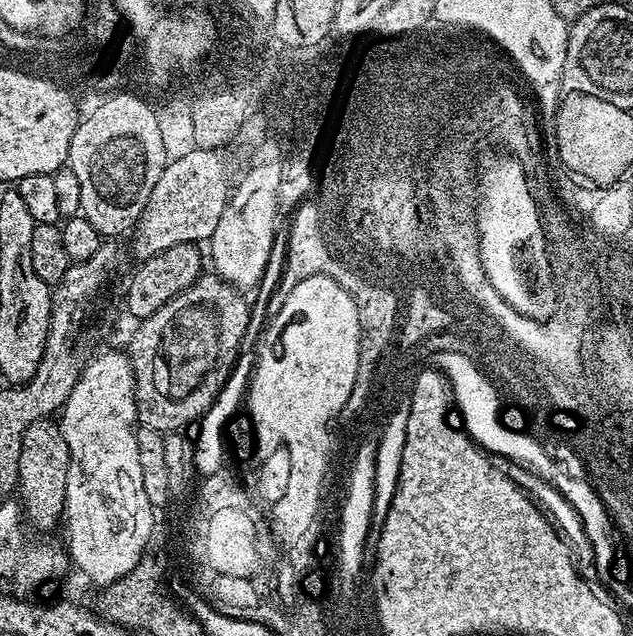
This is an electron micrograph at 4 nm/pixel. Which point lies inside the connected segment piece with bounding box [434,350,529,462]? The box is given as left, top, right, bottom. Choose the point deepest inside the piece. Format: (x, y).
(479, 408)

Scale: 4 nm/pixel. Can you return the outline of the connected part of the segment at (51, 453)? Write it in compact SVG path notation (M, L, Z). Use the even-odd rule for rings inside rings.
M49 417L36 420L23 436L17 483L18 496L31 525L46 530L61 521L68 477L69 447L59 423Z

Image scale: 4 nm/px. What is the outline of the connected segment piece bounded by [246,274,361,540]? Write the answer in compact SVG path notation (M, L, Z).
M325 274L308 277L305 281L299 282L298 286L291 291L290 296L282 303L282 308L267 321L266 327L259 338L258 347L254 352L255 368L252 371L251 383L247 388L246 408L252 411L251 423L260 430L259 445L266 450L285 448L288 451L289 458L292 459L288 464L288 485L285 486L284 492L281 491L279 493L280 501L276 508L276 528L280 528L280 536L284 536L284 540L300 540L300 536L304 536L304 532L308 532L308 524L312 524L312 512L319 512L316 488L319 488L321 491L326 488L324 475L330 471L330 464L324 461L324 423L326 423L326 414L332 413L335 408L343 409L344 402L350 398L350 392L354 387L355 375L358 373L360 347L359 308L355 304L354 298L346 290L338 286L338 282L332 276Z

